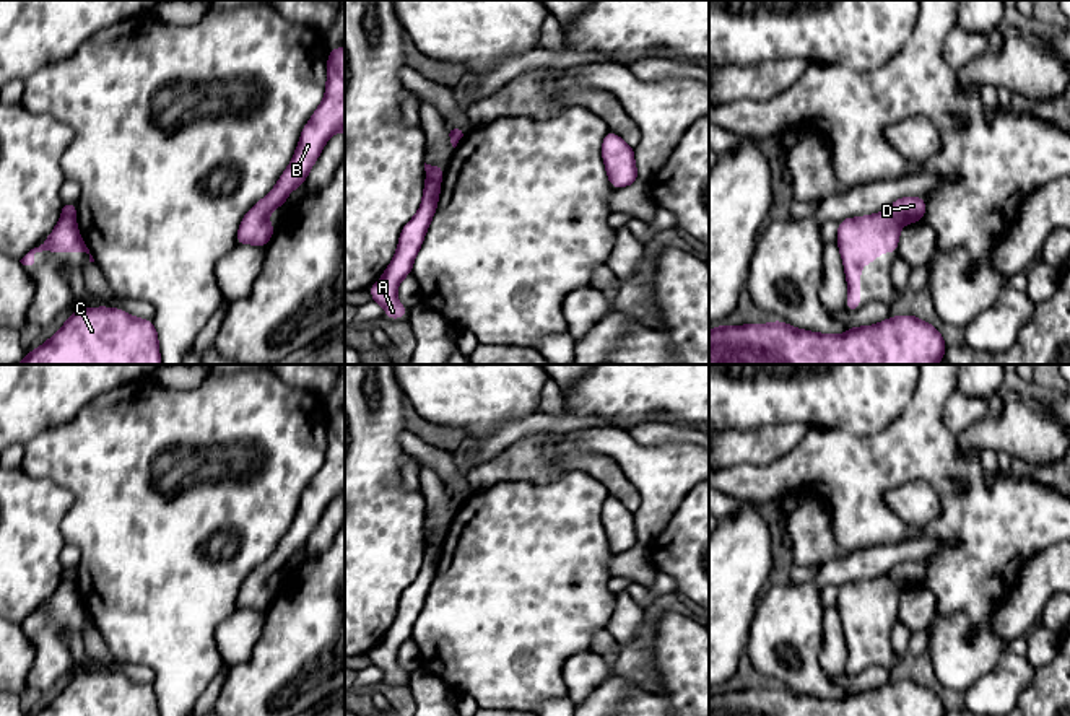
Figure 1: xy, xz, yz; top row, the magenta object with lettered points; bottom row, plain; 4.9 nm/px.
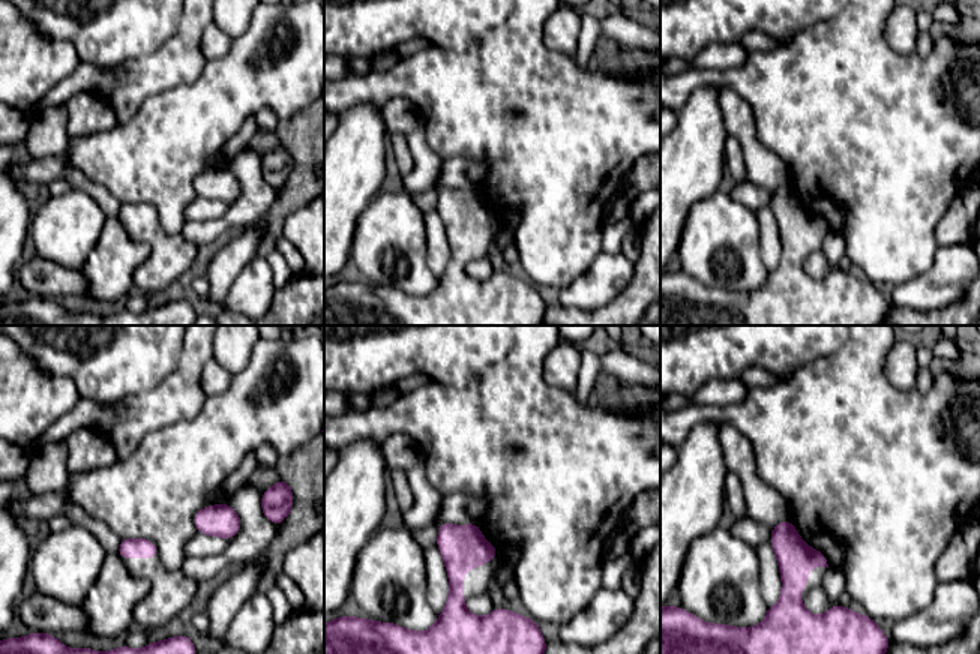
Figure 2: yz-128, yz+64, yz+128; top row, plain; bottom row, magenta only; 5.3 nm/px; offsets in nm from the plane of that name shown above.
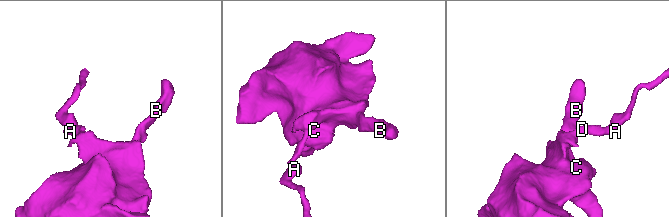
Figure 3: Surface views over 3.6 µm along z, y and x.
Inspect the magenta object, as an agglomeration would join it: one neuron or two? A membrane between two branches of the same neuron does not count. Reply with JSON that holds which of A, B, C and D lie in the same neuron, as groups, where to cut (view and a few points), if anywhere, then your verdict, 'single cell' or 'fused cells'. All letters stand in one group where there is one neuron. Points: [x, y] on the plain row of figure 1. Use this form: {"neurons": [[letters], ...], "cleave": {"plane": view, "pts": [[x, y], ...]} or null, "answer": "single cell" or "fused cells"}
{"neurons": [["A", "D"], ["B", "C"]], "cleave": {"plane": "yz", "pts": [[888, 575], [901, 589]]}, "answer": "fused cells"}

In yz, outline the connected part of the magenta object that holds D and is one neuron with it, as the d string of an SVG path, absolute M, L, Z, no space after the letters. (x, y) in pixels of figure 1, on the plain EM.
M901 561L894 565L888 576L903 591L907 587L920 586L925 581L925 563L920 561Z

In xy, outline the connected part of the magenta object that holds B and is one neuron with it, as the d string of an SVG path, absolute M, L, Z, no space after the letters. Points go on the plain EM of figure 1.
M345 412L328 417L325 461L302 493L294 521L273 555L244 579L237 609L267 612L275 596L268 578L283 571L289 557L304 548L327 504L337 496L345 496Z

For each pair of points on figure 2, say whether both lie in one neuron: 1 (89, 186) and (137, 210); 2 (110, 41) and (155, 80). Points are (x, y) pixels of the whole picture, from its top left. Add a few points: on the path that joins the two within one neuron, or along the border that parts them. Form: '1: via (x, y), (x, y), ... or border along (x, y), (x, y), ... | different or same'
1: border along (122, 203), (116, 216) | different
2: border along (162, 45), (153, 53), (108, 68), (95, 65) | different

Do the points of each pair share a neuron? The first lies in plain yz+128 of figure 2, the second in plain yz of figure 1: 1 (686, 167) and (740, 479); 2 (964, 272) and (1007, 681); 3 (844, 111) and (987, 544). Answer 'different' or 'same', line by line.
1: different
2: same
3: same

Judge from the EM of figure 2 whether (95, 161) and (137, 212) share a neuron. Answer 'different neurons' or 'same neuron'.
different neurons

